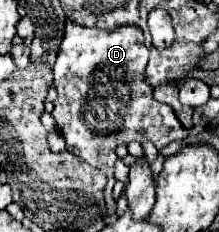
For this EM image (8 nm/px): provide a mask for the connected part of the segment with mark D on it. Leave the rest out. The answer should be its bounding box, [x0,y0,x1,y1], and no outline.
[51,20,197,214]

